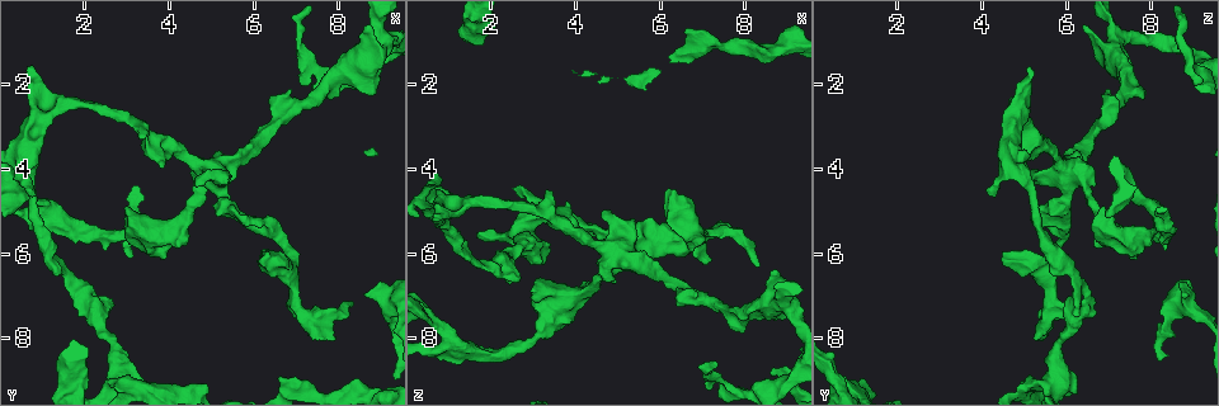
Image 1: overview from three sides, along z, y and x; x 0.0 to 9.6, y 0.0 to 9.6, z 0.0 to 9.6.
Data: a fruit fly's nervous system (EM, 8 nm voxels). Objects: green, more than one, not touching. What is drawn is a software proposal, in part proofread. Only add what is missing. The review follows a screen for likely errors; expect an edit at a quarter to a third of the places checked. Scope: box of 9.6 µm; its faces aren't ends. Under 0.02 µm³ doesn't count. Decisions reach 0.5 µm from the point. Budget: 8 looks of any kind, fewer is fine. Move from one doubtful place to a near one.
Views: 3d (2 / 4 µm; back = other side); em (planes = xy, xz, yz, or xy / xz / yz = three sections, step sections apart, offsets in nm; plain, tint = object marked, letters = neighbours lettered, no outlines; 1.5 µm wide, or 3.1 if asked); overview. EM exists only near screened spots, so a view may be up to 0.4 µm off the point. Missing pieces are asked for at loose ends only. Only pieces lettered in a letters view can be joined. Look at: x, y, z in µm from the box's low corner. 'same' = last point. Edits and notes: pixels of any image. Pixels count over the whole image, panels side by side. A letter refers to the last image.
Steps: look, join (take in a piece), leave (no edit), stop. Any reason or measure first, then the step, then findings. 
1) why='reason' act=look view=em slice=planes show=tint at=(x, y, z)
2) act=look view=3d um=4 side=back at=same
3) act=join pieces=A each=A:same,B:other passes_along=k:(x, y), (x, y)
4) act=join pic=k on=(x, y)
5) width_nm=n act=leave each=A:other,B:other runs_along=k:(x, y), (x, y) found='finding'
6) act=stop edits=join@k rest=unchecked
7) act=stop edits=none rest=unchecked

why='free end' act=look view=3d um=2 at=(6.65, 8.90, 0.75)

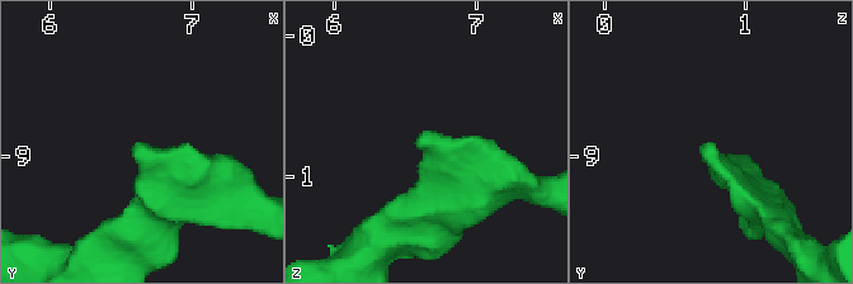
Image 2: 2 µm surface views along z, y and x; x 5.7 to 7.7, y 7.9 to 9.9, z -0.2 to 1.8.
why='need the tissue' act=look view=em slice=planes show=letters at=(6.60, 8.90, 0.74)

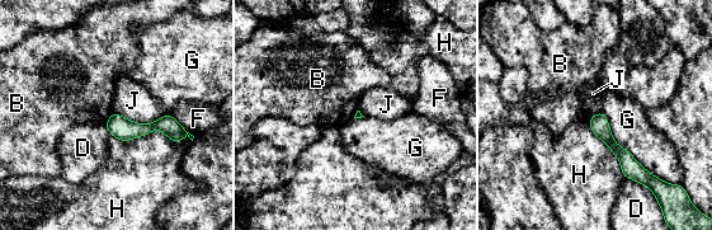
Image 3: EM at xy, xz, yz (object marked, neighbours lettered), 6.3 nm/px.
act=leave each=B:other,D:other,F:other,G:other,H:other,J:other border=3:(113, 112), (104, 122) found='none of them fits'

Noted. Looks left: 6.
why='an open end' act=look view=3d um=2 at=(7.95, 8.10, 5.45)

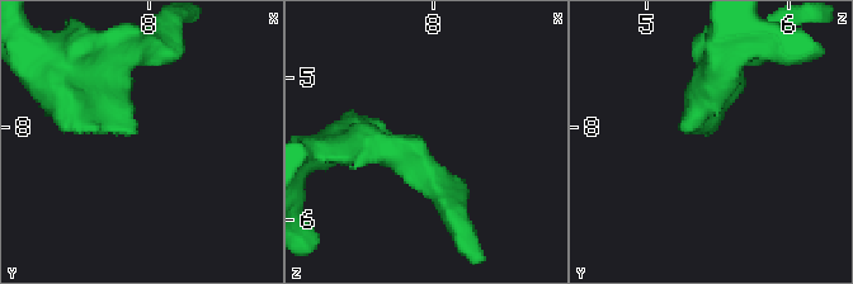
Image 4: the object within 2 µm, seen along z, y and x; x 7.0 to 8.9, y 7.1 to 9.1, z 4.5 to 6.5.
why='shape alone is not enough' act=look view=em slice=planes show=plain at=(7.90, 8.06, 5.40)

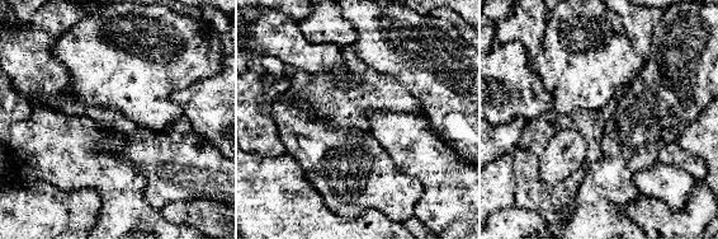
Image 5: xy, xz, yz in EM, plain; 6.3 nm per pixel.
act=look view=em slice=planes show=letters at=same

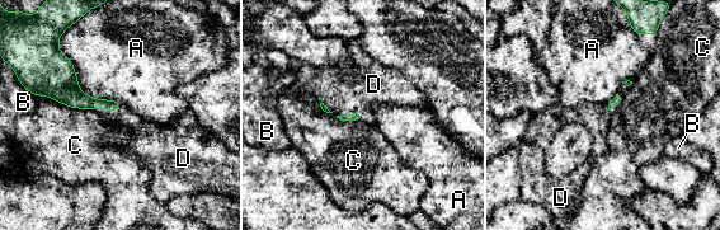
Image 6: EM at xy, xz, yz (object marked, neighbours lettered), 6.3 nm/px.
longest_contact=A:500nm act=join pieces=D each=A:other,B:other,C:other,D:same passes_along=6:(70, 94), (107, 108), (137, 131) found='the neuron continues'

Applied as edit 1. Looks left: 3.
why='see it whole again' act=look view=overview

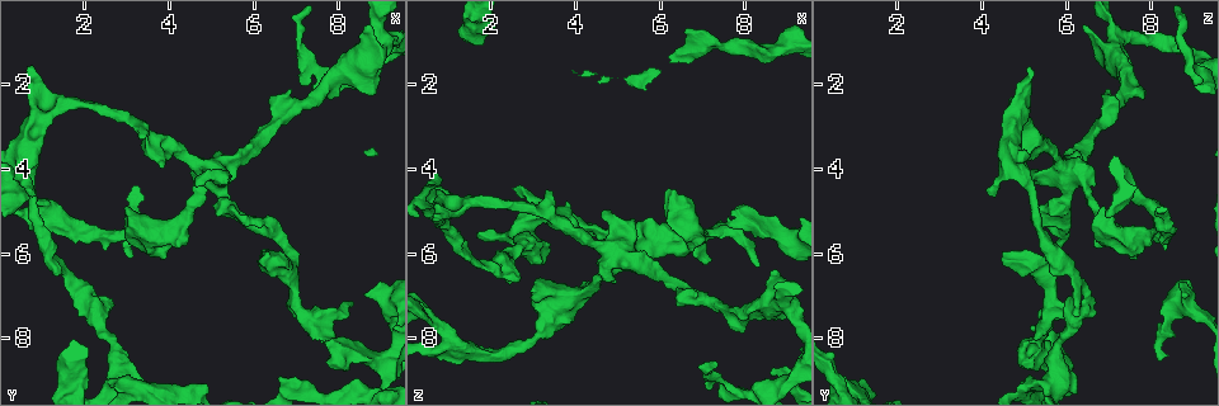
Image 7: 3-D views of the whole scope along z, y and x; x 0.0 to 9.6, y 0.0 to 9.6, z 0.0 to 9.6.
why='an open end' act=look view=em slice=planes show=letters at=(8.60, 7.05, 8.90)

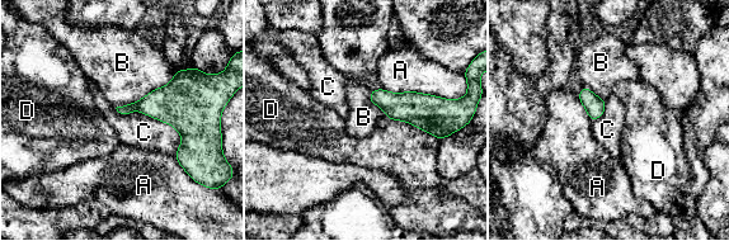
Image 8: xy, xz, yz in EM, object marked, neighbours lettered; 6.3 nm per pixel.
act=leave each=A:other,B:other,C:other,D:other border=8:(114, 108), (169, 123), (175, 155) found='none of them fits'

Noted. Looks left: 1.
act=stop edits=join@6 rest=unchecked

